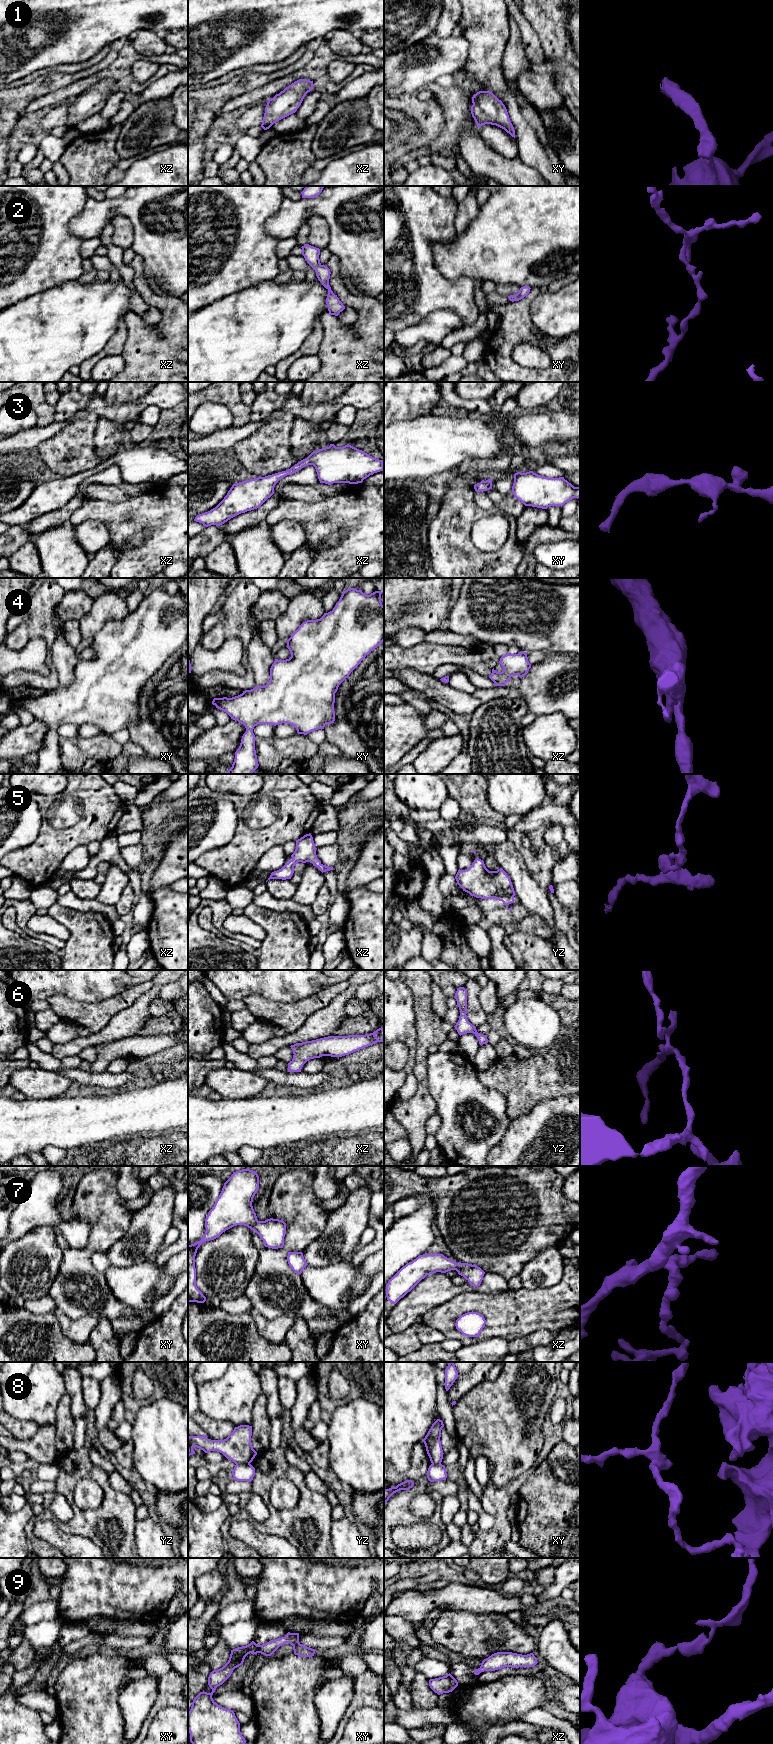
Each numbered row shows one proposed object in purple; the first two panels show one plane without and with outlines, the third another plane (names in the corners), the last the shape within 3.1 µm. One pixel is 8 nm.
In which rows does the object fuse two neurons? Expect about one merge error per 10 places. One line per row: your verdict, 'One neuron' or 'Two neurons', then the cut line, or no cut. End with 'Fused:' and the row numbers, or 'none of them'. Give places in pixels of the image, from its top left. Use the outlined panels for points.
1: One neuron. No split
2: One neuron. No split
3: One neuron. No split
4: One neuron. No split
5: One neuron. No split
6: One neuron. No split
7: One neuron. No split
8: Two neurons. Split along yz (236, 1463), (249, 1464)
9: One neuron. No split
Fused: 8

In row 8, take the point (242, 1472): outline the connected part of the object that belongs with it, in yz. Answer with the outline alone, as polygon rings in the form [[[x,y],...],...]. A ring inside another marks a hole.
[[[236,1464],[232,1474],[234,1480],[251,1482],[255,1475],[255,1468],[251,1464]]]

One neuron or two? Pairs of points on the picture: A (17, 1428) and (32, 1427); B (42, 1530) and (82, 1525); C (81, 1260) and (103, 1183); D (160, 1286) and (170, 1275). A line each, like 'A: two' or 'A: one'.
A: one
B: two
C: one
D: one

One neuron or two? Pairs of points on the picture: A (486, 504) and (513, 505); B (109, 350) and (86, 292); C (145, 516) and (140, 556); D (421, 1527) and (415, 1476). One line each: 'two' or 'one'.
A: one
B: two
C: one
D: two

